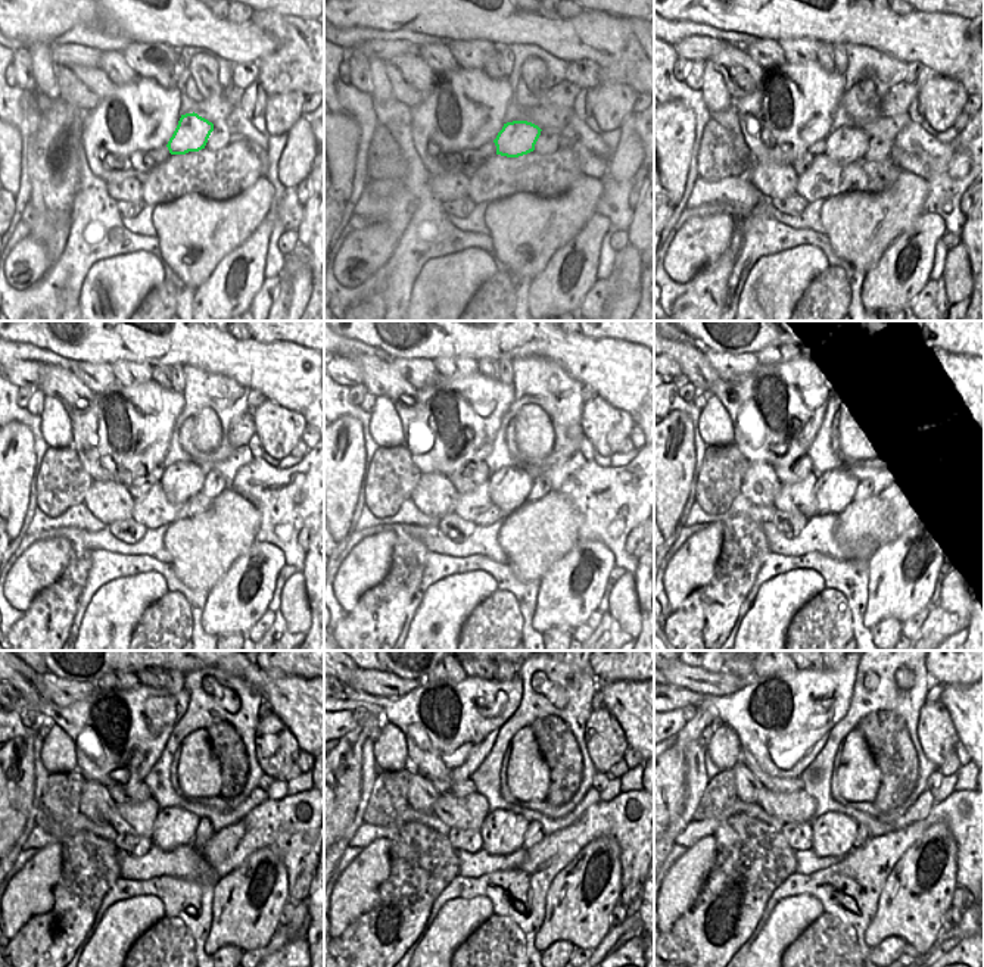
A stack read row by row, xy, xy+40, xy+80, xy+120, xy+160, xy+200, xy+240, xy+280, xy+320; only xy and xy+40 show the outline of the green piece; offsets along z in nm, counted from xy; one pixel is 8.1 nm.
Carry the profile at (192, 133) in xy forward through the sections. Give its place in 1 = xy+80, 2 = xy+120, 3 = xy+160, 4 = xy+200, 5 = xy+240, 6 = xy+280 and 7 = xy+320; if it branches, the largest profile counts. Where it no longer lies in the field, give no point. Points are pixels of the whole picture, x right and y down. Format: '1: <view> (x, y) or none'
1: xy+80 (846, 144)
2: xy+120 (183, 480)
3: xy+160 (508, 487)
4: xy+200 (835, 489)
5: xy+240 (174, 827)
6: xy+280 (503, 832)
7: xy+320 (833, 833)

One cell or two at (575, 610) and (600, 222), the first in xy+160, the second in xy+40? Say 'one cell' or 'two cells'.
one cell

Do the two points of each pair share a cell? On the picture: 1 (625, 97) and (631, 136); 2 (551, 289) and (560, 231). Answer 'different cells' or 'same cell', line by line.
1: different cells
2: different cells

